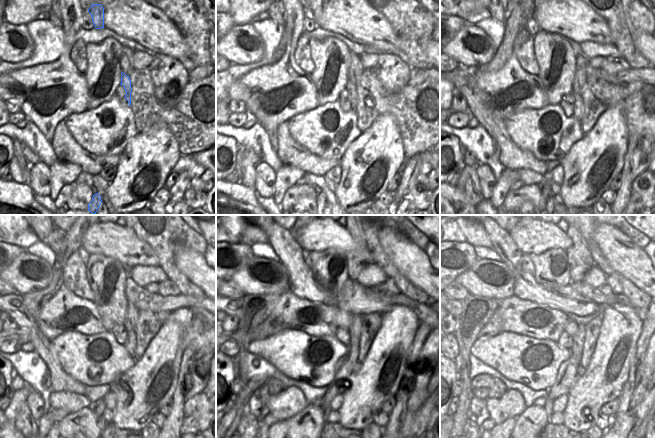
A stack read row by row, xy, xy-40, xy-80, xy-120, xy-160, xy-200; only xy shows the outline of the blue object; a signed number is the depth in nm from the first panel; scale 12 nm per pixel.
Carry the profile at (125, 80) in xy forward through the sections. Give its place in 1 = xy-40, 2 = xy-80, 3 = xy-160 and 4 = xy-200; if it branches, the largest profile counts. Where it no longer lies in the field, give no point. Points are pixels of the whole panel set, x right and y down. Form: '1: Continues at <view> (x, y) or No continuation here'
1: Continues at xy-40 (350, 87)
2: Continues at xy-80 (578, 105)
3: Continues at xy-160 (344, 367)
4: Continues at xy-200 (566, 376)

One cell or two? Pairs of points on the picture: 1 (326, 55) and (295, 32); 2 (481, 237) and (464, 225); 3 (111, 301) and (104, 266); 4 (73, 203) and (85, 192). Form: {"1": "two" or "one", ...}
{"1": "two", "2": "one", "3": "one", "4": "one"}

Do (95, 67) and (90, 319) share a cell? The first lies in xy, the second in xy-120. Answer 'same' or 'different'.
different

